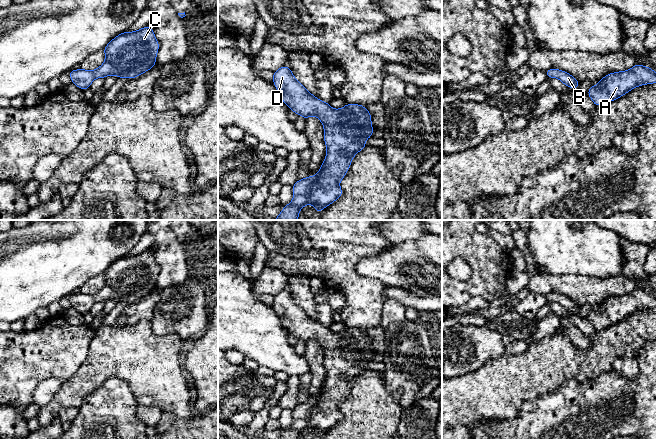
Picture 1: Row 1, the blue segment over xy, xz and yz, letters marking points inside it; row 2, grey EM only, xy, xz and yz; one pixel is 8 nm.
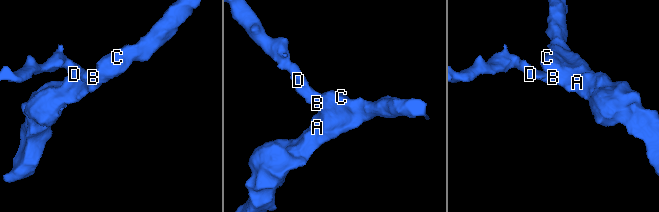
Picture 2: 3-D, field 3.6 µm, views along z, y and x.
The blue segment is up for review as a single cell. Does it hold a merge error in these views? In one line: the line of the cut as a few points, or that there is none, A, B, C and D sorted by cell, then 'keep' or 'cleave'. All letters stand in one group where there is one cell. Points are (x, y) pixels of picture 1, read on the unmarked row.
no cut | A B C D | keep

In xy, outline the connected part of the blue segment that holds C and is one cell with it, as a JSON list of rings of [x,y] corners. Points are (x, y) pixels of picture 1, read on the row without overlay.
[[[151,250],[137,255],[125,255],[113,262],[103,273],[104,287],[95,294],[71,294],[72,307],[86,314],[96,302],[115,299],[118,302],[133,303],[152,293],[156,287],[159,266]]]

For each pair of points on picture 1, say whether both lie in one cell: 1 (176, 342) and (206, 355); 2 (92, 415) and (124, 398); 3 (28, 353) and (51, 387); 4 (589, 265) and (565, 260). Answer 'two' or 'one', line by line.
1: two
2: one
3: two
4: one

